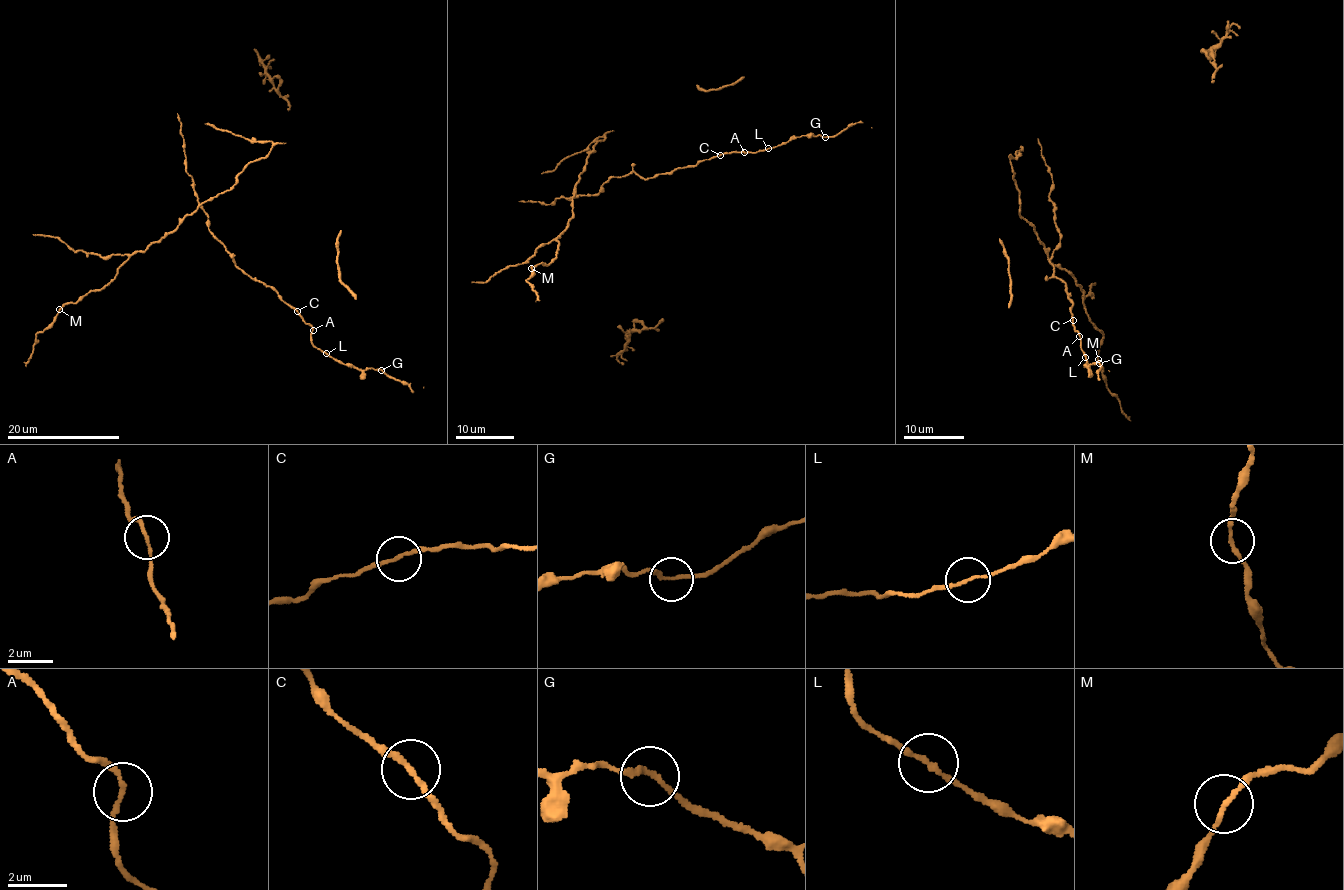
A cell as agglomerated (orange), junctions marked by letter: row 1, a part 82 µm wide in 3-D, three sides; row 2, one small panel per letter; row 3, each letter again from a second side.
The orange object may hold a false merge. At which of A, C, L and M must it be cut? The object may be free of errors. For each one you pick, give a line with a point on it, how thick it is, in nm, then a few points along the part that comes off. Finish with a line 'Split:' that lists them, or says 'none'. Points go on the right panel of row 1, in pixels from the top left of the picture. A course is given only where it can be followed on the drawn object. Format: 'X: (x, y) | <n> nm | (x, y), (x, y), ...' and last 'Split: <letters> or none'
Split: none

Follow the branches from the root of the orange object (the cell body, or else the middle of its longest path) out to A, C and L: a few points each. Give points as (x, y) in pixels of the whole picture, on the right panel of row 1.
A: (1058, 231), (1059, 247), (1050, 260), (1054, 276), (1066, 284), (1070, 293), (1073, 303), (1071, 322), (1079, 336)
C: (1058, 231), (1059, 247), (1050, 260), (1054, 276), (1066, 284), (1070, 293), (1073, 320)
L: (1058, 231), (1059, 247), (1050, 260), (1054, 276), (1066, 284), (1070, 293), (1071, 322), (1085, 357)

